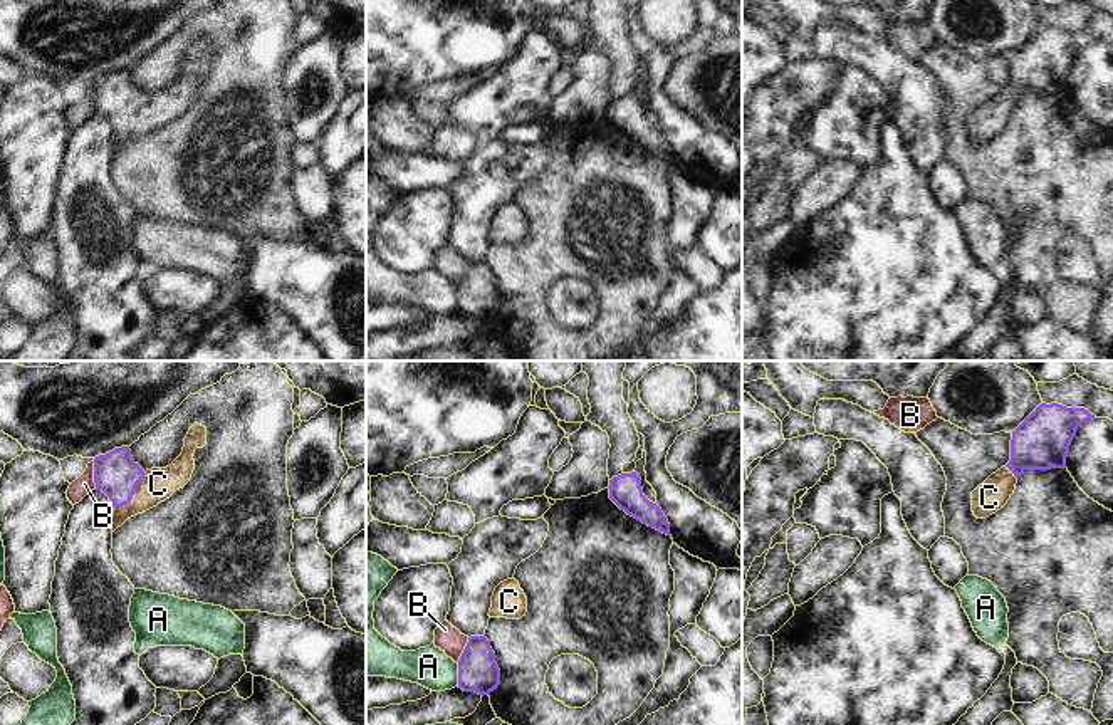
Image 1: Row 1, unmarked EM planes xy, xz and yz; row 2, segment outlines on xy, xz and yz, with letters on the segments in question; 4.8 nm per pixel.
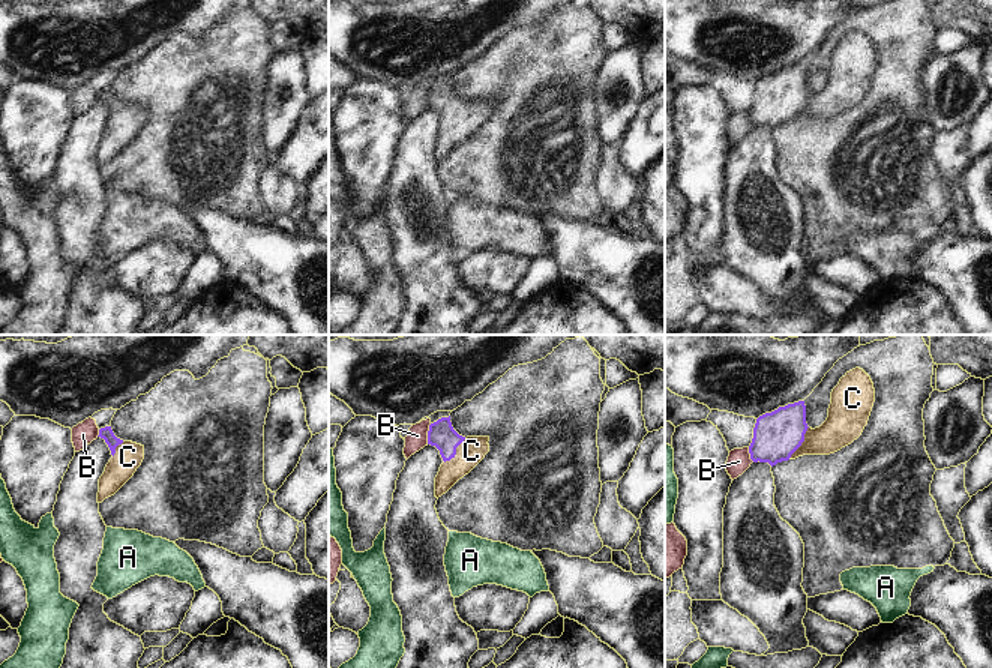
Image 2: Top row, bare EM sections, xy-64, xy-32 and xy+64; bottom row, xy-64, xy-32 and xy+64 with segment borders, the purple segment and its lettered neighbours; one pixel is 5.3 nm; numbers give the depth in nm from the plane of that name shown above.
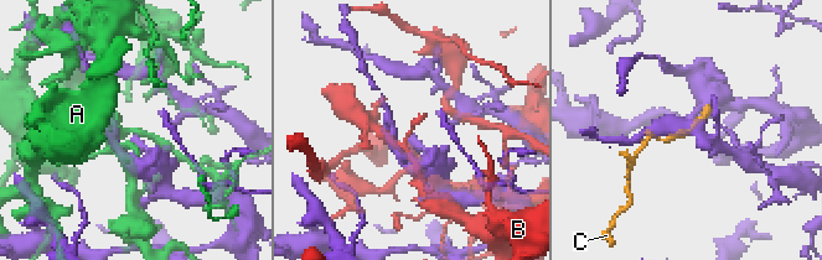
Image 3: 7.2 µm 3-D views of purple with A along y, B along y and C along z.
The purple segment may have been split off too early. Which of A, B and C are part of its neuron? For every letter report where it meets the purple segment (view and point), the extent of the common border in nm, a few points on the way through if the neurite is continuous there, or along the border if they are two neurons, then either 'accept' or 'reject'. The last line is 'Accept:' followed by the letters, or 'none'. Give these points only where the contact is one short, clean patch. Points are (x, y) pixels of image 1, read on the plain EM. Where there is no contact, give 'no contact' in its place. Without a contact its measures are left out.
A: contact xz (459, 299); length 110 nm; reject
B: contact xy (94, 99); length 140 nm; reject
C: contact xy (133, 118); length 240 nm; way xy (116, 98), (133, 118), (158, 108); accept
Accept: C

